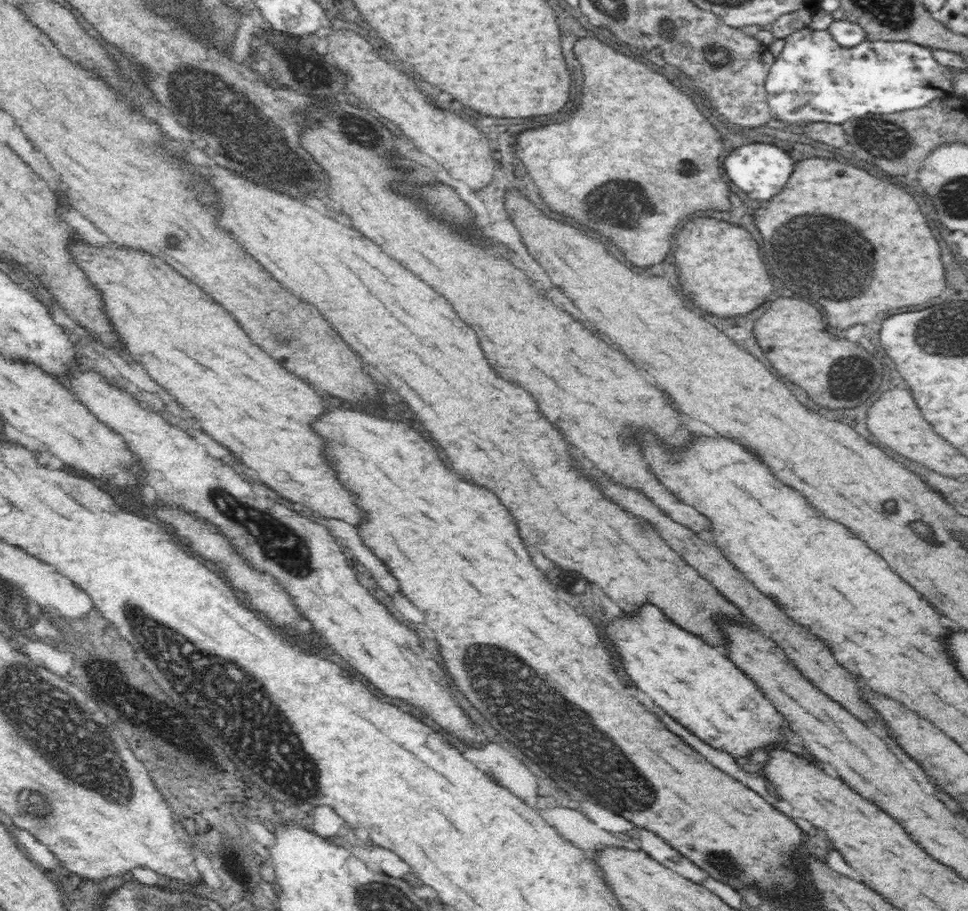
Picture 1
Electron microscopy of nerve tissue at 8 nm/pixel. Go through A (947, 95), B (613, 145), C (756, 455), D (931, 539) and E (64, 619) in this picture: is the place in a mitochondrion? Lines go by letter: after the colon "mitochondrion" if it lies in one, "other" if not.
A: other
B: other
C: other
D: other
E: other

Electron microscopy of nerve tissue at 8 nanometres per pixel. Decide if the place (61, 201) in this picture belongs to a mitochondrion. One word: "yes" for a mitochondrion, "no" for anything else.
no

